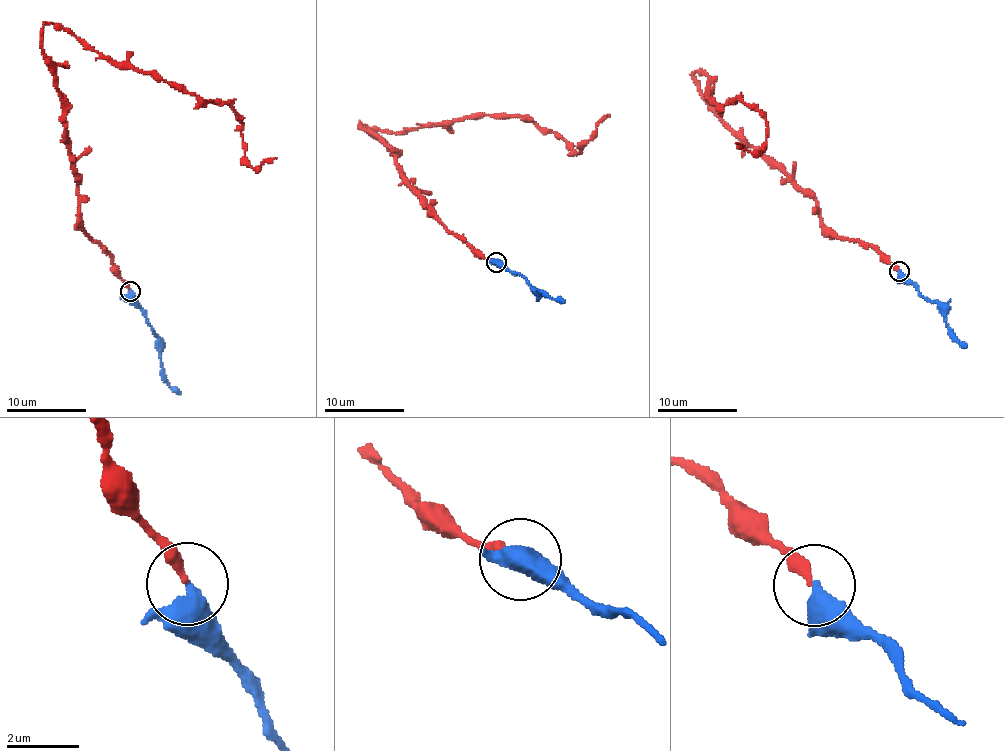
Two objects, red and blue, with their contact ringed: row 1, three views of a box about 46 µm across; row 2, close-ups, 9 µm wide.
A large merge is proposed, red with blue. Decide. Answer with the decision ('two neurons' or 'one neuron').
one neuron

